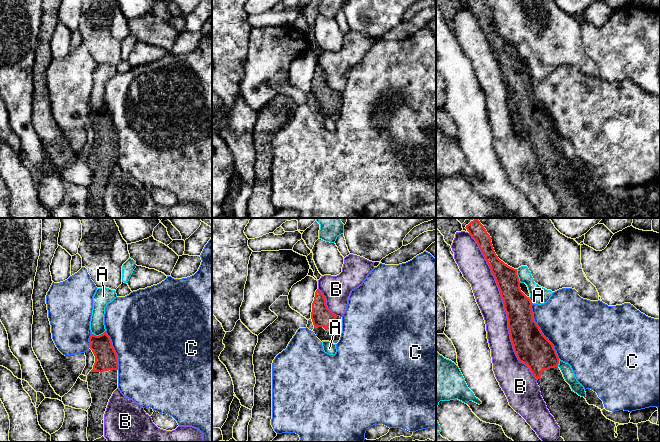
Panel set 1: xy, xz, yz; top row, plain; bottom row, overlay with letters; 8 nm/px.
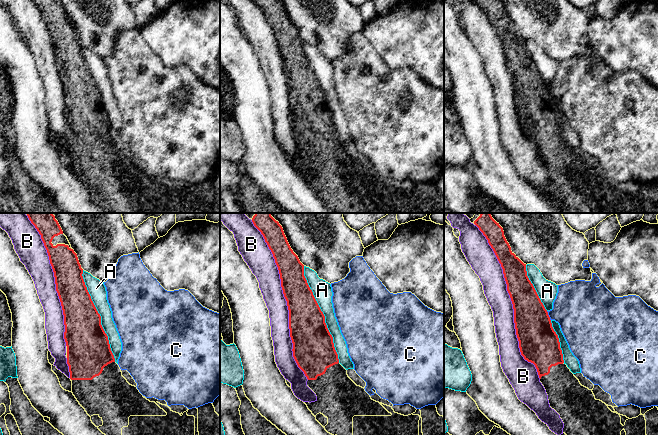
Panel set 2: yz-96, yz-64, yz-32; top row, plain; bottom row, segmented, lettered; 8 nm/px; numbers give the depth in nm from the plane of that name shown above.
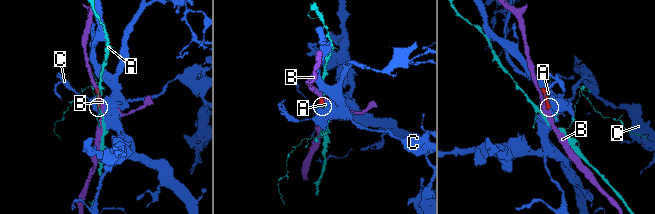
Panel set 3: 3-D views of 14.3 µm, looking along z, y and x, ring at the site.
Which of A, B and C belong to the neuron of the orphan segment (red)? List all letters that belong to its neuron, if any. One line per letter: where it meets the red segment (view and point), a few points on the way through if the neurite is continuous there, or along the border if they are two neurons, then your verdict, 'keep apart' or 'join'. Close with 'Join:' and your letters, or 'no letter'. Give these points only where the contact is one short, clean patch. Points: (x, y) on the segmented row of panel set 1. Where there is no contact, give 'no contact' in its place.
A: meets red in xy at (99, 335); keep apart
B: meets red in yz at (504, 307); keep apart
C: meets red in yz at (540, 331); keep apart
Join: no letter

